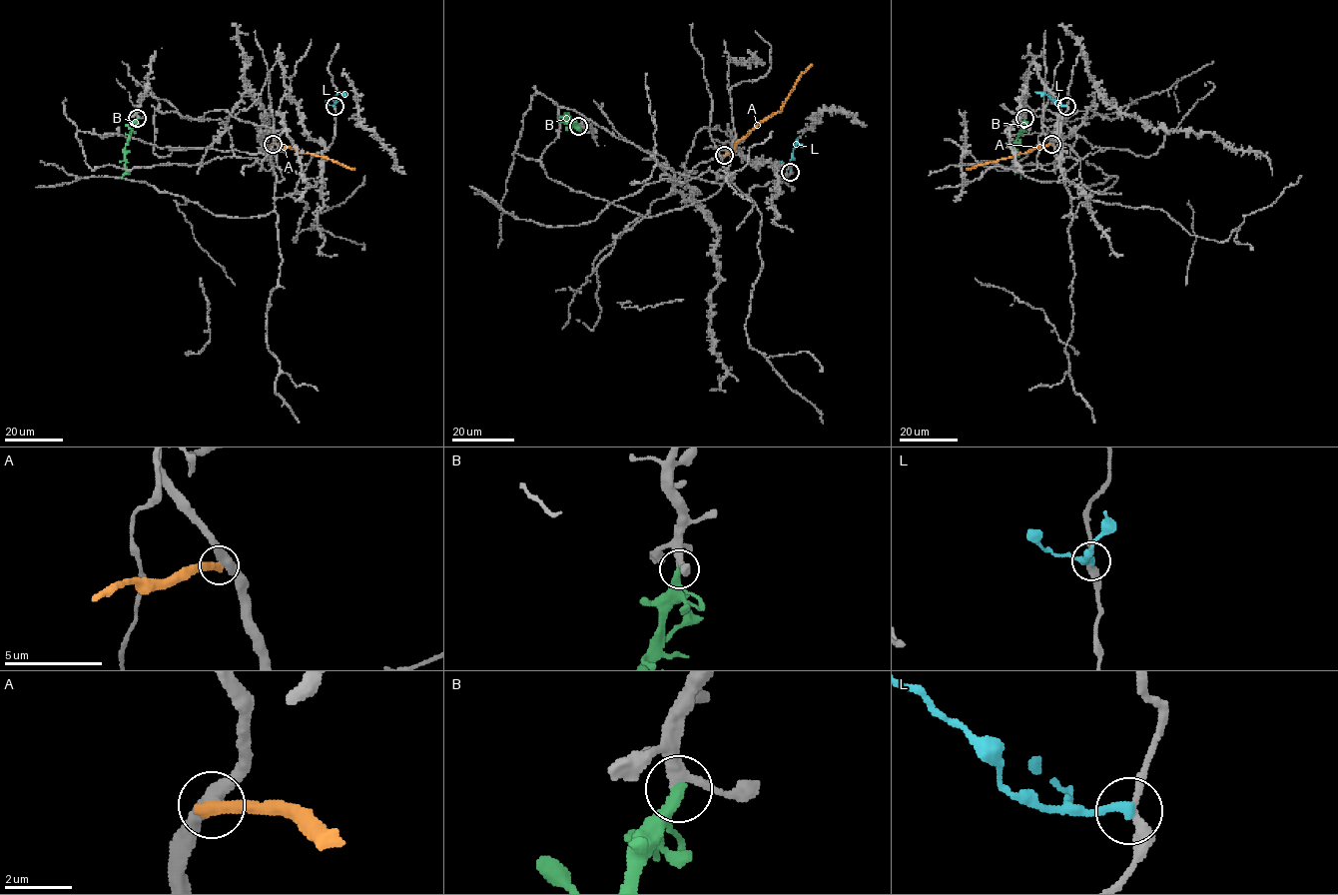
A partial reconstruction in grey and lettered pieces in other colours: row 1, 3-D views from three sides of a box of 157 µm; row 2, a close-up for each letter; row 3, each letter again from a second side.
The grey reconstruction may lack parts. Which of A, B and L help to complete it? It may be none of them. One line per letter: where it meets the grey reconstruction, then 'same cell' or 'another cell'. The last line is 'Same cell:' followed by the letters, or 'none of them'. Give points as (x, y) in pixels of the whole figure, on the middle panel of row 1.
A: contact (724, 155); another cell
B: contact (578, 126); same cell
L: contact (790, 172); another cell
Same cell: B

